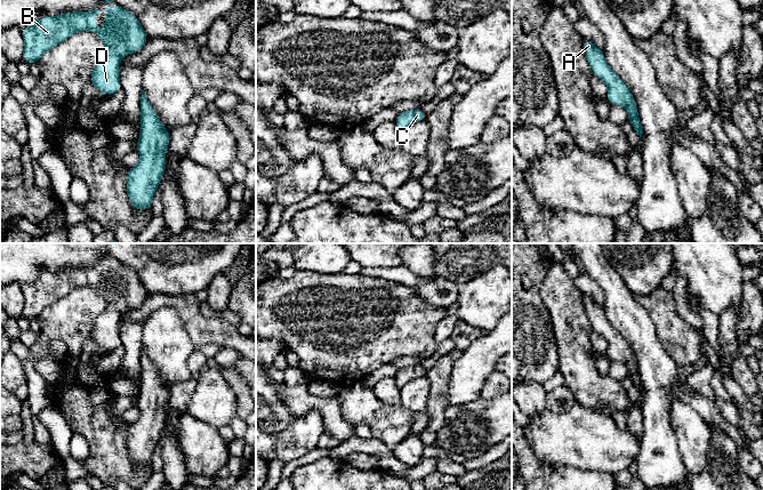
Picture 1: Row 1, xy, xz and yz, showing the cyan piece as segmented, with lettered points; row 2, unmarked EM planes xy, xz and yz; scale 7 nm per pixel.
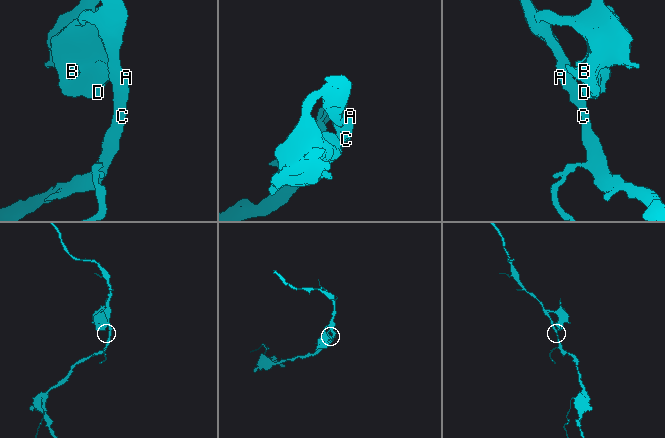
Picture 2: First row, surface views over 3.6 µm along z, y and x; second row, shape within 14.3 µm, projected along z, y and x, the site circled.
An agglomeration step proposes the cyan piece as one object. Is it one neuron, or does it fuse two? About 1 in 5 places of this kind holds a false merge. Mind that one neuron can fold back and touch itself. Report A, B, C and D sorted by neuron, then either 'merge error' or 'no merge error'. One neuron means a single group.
A B C D; no merge error

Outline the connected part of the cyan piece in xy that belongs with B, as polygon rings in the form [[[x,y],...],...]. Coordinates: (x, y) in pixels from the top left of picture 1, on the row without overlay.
[[[107,262],[106,278],[102,284],[95,283],[98,266],[70,267],[57,272],[42,272],[32,283],[22,283],[25,298],[22,316],[30,321],[40,316],[43,310],[69,295],[72,290],[88,286],[105,299],[106,307],[90,329],[96,346],[109,352],[121,345],[119,319],[123,312],[138,308],[148,296],[135,270],[122,263]]]

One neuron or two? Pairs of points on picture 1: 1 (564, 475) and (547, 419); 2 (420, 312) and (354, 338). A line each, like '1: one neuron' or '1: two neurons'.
1: two neurons
2: one neuron

